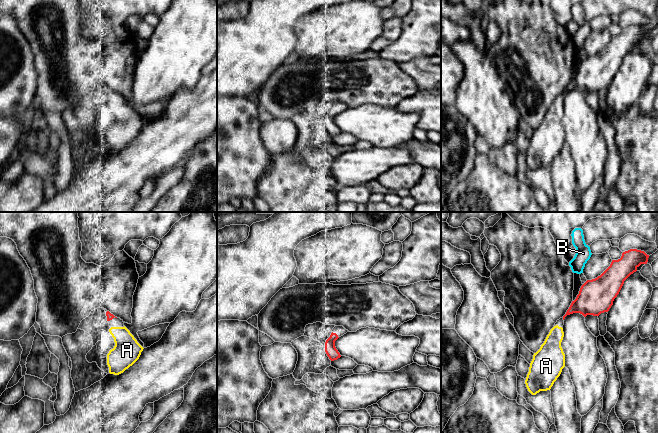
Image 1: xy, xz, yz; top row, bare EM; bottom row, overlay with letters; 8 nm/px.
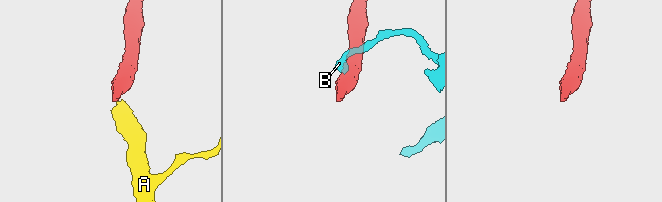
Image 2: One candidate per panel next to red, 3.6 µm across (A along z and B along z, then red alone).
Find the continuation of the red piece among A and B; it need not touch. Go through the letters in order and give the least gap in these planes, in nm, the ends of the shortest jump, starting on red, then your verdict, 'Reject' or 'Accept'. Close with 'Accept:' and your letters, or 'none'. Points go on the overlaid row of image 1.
A: Distance 60 nm. Across: xy (109, 320), (111, 327). Accept
B: Distance 80 nm. Across: yz (587, 280), (582, 272). Reject
Accept: A

